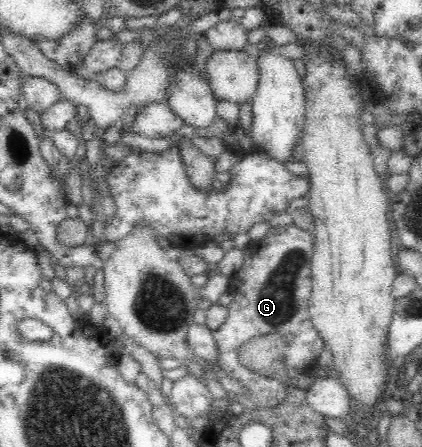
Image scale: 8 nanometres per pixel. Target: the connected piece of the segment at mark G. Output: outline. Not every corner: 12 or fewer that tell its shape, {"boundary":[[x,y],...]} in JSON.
{"boundary":[[272,227],[230,276],[219,365],[248,405],[286,389],[240,362],[251,338],[279,332],[291,385],[326,348],[312,325],[314,238]]}

